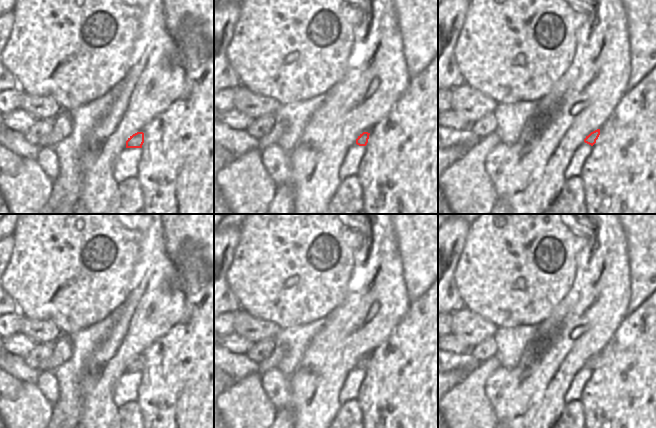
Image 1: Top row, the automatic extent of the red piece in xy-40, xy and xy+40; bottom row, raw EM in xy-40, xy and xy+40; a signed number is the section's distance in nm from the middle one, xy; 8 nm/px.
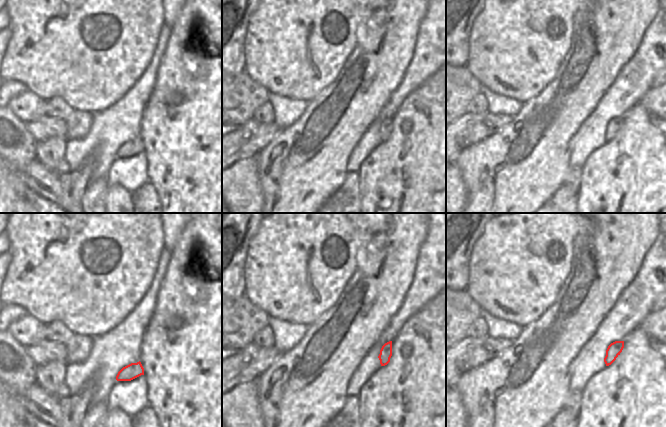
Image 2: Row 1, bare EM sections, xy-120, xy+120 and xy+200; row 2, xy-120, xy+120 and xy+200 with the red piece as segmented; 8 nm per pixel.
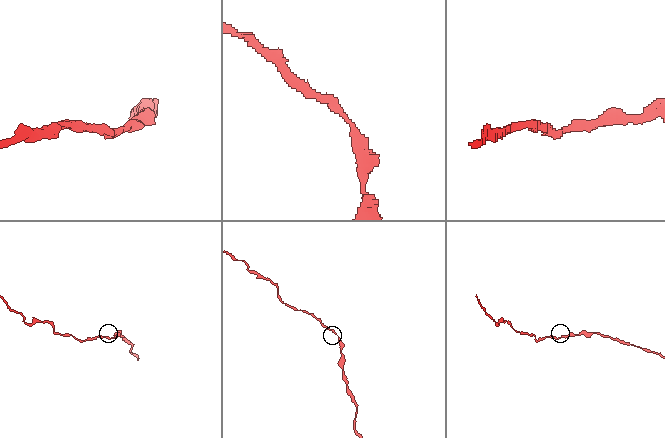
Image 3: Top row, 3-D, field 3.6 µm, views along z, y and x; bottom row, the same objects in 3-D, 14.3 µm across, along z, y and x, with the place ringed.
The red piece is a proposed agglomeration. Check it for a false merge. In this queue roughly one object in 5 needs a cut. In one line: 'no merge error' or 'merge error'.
no merge error

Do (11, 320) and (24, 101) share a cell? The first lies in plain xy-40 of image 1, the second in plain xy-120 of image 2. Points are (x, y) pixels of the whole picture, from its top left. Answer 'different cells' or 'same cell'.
same cell

